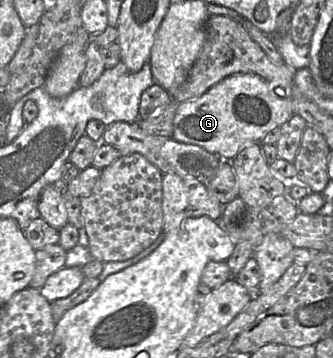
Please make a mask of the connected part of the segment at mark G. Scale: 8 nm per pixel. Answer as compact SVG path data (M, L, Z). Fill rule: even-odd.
M233 74L212 86L200 97L177 103L172 138L182 143L198 145L223 160L231 161L241 149L250 143L261 142L268 132L279 128L294 115L292 95L290 98L280 97L275 88L258 75Z

